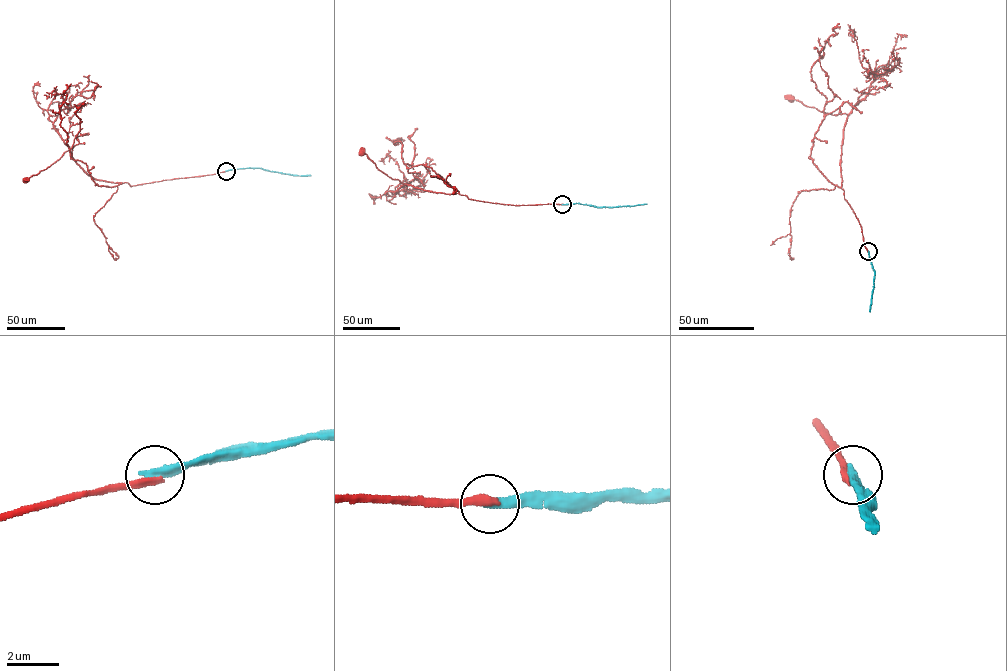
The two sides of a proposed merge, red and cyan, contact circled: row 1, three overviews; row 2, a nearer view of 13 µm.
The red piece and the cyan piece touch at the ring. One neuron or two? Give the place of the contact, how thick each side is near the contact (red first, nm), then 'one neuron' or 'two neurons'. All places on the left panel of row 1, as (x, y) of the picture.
(226, 171) | 320/400 nm | two neurons

